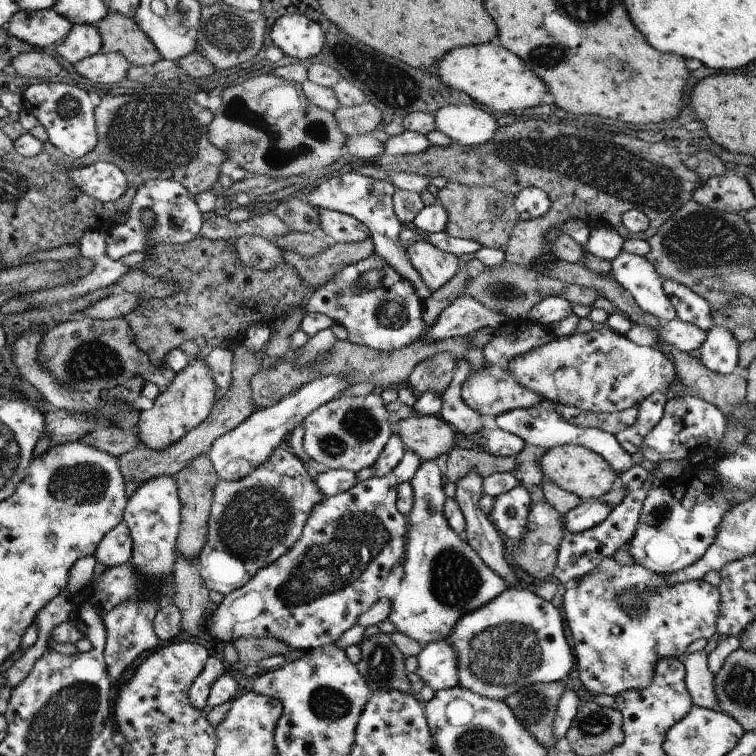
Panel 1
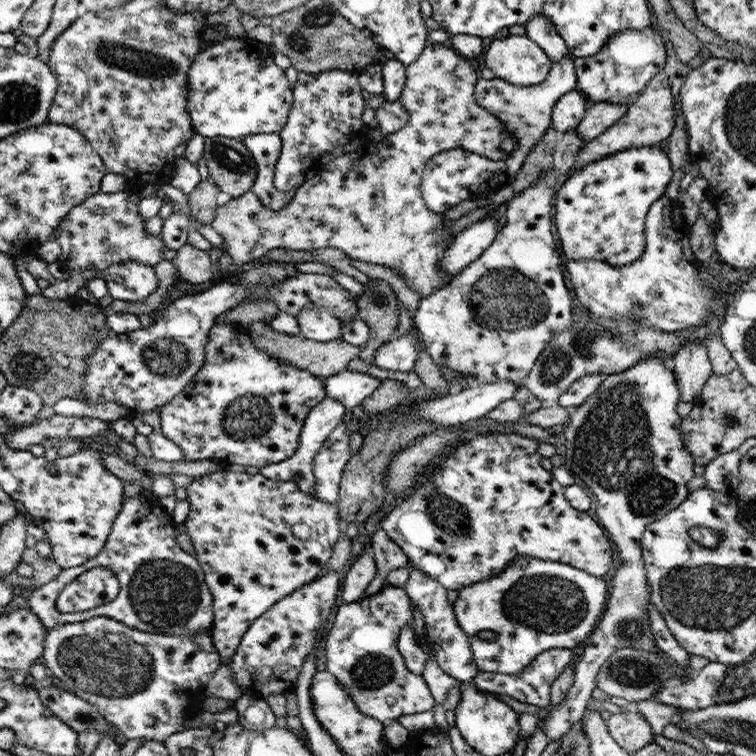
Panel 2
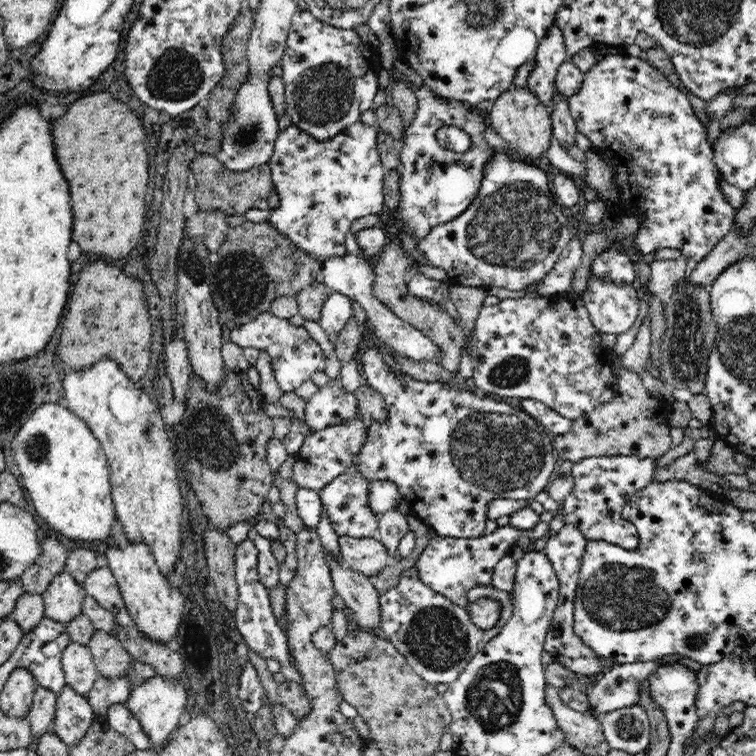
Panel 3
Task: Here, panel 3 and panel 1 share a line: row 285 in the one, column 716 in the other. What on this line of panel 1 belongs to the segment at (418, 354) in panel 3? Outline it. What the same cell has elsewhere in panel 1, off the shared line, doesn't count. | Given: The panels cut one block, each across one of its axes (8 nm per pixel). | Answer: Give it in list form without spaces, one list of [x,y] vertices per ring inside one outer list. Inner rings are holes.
[[[713,326],[699,348],[700,359],[712,372],[722,375],[739,372],[738,346],[739,342],[734,338],[733,332]]]

